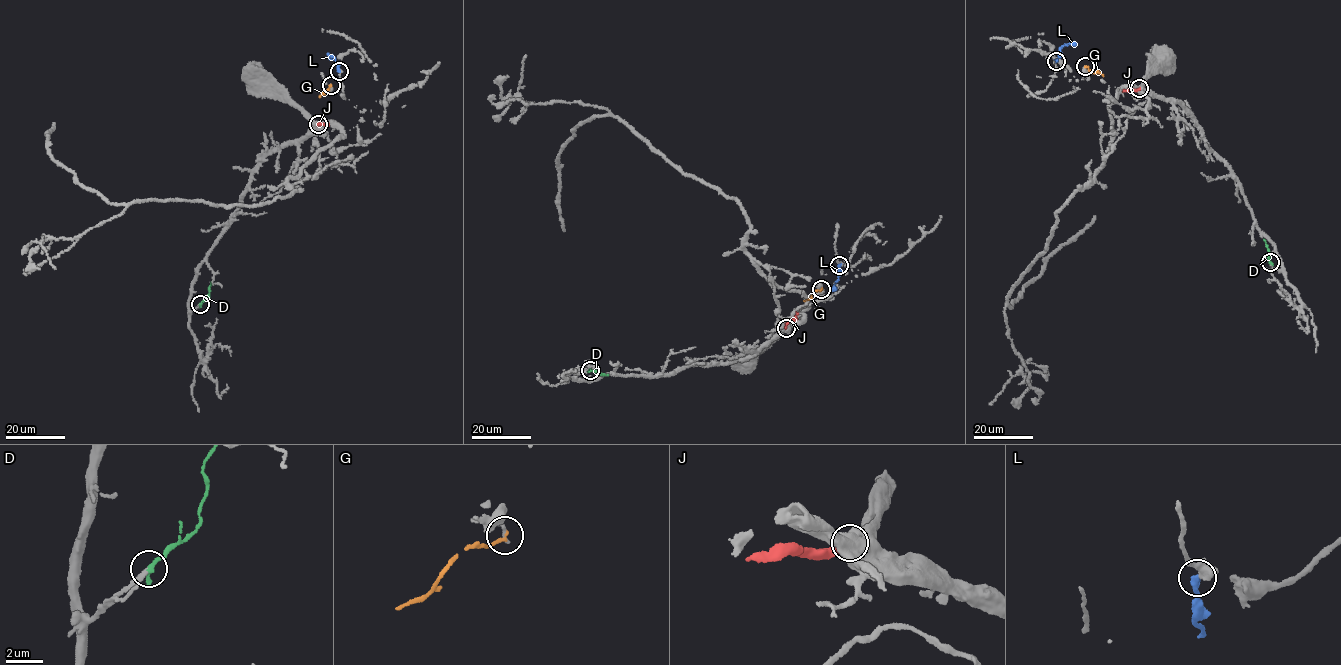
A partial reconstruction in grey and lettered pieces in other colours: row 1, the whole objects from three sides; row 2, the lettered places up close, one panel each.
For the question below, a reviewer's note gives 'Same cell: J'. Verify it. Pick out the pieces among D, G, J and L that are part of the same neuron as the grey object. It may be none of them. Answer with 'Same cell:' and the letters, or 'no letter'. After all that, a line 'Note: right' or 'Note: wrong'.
Same cell: D
Note: wrong

